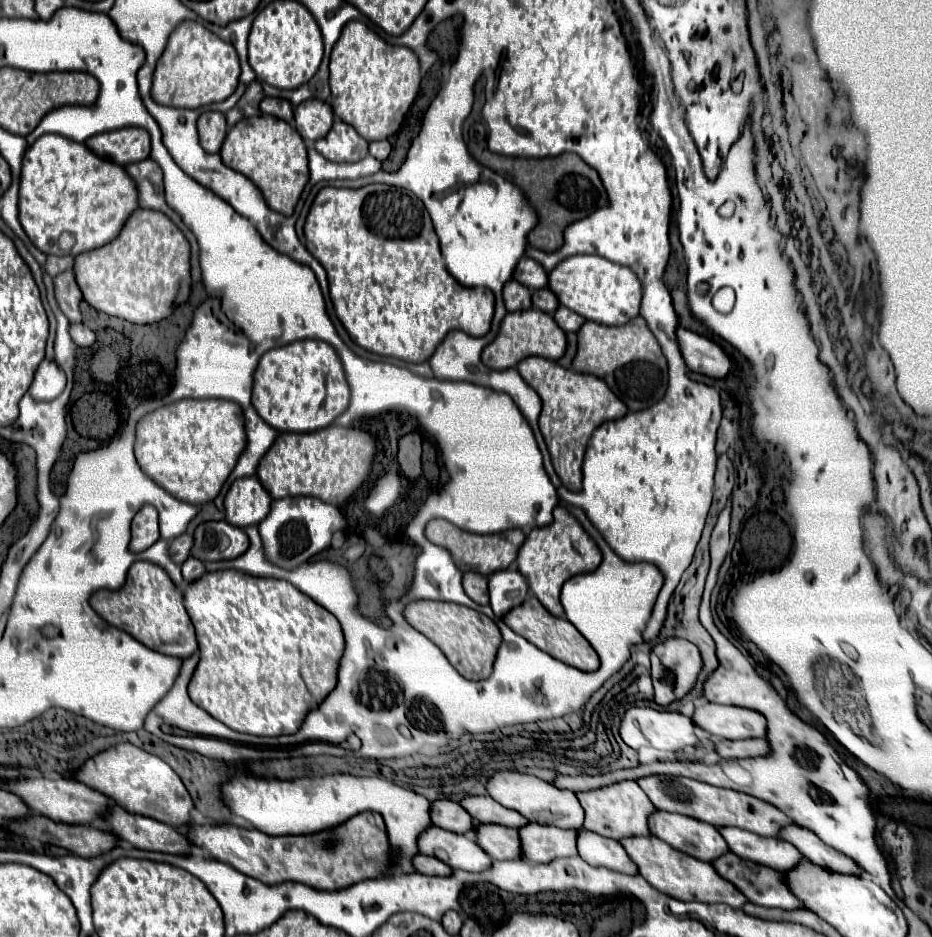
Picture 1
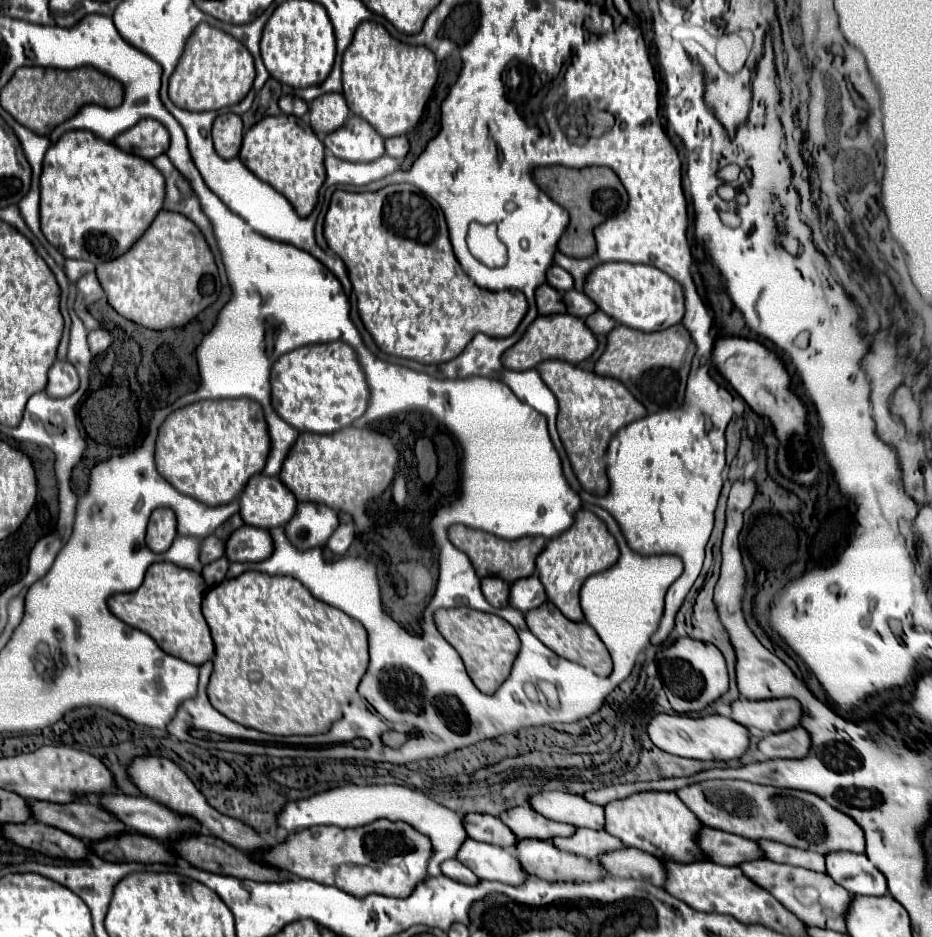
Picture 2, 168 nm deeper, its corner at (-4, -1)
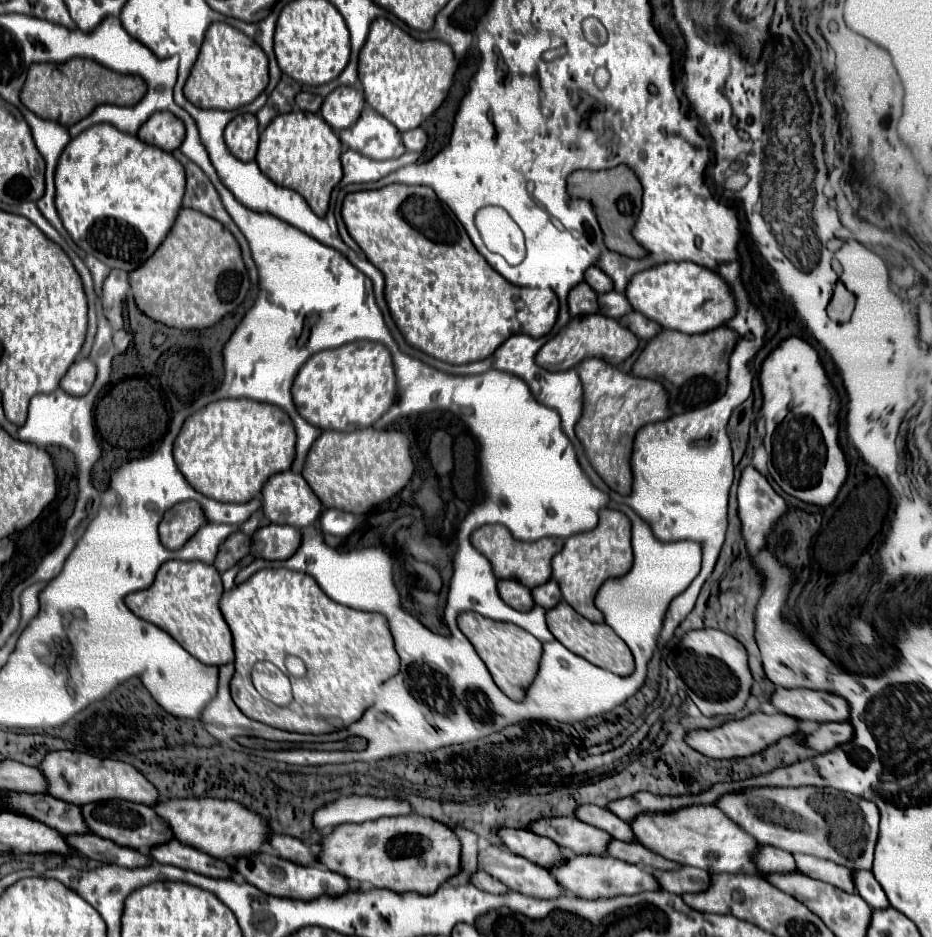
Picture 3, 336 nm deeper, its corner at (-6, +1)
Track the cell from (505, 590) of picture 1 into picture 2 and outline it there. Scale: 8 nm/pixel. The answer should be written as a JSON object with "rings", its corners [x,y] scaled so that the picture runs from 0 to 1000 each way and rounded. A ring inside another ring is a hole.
{"rings":[[[570,614],[570,616],[563,616],[563,618],[555,618],[553,622],[548,622],[546,648],[565,654],[568,650],[578,648],[585,641],[587,641],[587,635],[585,635],[585,629],[583,629],[583,624],[580,624],[576,614]]]}

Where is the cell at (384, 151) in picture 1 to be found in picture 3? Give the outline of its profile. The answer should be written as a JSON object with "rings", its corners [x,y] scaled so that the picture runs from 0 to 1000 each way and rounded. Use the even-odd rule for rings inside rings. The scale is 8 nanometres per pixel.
{"rings":[[[443,138],[432,142],[432,153],[439,161],[454,161],[458,155],[458,142],[454,138]]]}

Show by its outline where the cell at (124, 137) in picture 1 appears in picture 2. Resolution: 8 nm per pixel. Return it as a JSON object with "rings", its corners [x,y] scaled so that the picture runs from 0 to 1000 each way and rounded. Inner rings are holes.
{"rings":[[[156,127],[156,129],[149,129],[145,136],[132,140],[130,144],[126,144],[121,148],[121,153],[136,161],[136,163],[143,163],[151,170],[166,170],[168,165],[177,163],[179,157],[181,157],[181,142],[179,138],[166,129],[166,127]]]}

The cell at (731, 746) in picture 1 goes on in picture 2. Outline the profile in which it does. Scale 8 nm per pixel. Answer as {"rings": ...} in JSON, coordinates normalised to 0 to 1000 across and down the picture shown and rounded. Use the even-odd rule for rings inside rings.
{"rings":[[[851,776],[847,780],[821,784],[814,789],[812,799],[821,810],[859,810],[868,801],[868,787],[864,778]]]}

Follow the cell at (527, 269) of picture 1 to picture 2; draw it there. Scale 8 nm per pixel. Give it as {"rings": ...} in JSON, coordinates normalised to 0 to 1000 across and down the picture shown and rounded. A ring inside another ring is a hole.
{"rings":[[[600,283],[589,285],[587,293],[589,293],[589,296],[587,296],[587,302],[589,302],[593,308],[598,308],[598,311],[611,311],[611,308],[615,306],[613,293],[611,293],[606,287],[602,287]]]}

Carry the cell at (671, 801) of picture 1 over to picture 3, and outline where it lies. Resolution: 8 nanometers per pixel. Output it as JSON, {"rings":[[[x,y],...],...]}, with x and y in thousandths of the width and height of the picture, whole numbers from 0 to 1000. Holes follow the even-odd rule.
{"rings":[[[812,840],[778,848],[769,855],[769,861],[802,885],[817,902],[889,917],[915,930],[932,930],[937,925],[937,910],[943,893],[943,863],[937,855],[926,851],[881,840]]]}

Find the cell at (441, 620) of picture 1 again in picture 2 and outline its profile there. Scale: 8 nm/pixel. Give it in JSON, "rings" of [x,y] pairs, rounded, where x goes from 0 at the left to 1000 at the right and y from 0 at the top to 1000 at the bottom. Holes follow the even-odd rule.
{"rings":[[[503,648],[471,650],[465,656],[465,661],[467,661],[467,667],[469,667],[471,676],[475,678],[475,682],[486,693],[490,693],[490,697],[495,699],[505,727],[514,733],[514,737],[529,742],[533,737],[533,733],[544,725],[550,703],[559,688],[555,676],[553,676],[553,669],[529,654],[510,652]]]}

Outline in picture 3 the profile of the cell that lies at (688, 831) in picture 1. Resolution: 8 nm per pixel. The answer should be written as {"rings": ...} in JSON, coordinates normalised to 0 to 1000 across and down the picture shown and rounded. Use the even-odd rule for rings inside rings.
{"rings":[[[819,902],[812,915],[812,925],[817,932],[851,932],[855,930],[853,917],[847,910],[840,910],[836,906],[827,906],[825,902]]]}

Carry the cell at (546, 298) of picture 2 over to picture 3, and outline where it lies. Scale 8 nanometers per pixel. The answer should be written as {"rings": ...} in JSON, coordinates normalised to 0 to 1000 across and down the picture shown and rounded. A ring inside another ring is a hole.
{"rings":[[[619,304],[613,313],[611,313],[611,334],[613,336],[634,336],[643,332],[643,321],[641,321],[641,313],[630,304]]]}

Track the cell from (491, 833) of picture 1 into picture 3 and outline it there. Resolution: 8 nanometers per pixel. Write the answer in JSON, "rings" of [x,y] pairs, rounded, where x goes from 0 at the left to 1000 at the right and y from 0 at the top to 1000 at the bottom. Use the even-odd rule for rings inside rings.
{"rings":[[[613,915],[604,927],[595,927],[591,932],[613,955],[626,959],[645,959],[645,957],[662,957],[662,955],[683,955],[690,951],[707,951],[709,945],[696,927],[686,923],[668,921],[660,915]]]}

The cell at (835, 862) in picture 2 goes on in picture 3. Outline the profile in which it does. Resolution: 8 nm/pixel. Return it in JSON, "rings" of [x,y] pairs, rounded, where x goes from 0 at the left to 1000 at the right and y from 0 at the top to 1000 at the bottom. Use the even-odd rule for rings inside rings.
{"rings":[[[926,930],[926,932],[917,932],[917,945],[920,945],[920,953],[937,968],[937,970],[952,970],[954,962],[945,949],[945,945],[939,940],[935,930]]]}

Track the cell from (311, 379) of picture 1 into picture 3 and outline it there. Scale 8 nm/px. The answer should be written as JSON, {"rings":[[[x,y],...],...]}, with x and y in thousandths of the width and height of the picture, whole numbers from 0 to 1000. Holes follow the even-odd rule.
{"rings":[[[381,364],[336,379],[317,404],[317,432],[342,458],[381,460],[398,456],[426,428],[426,402],[420,375],[411,366]]]}

